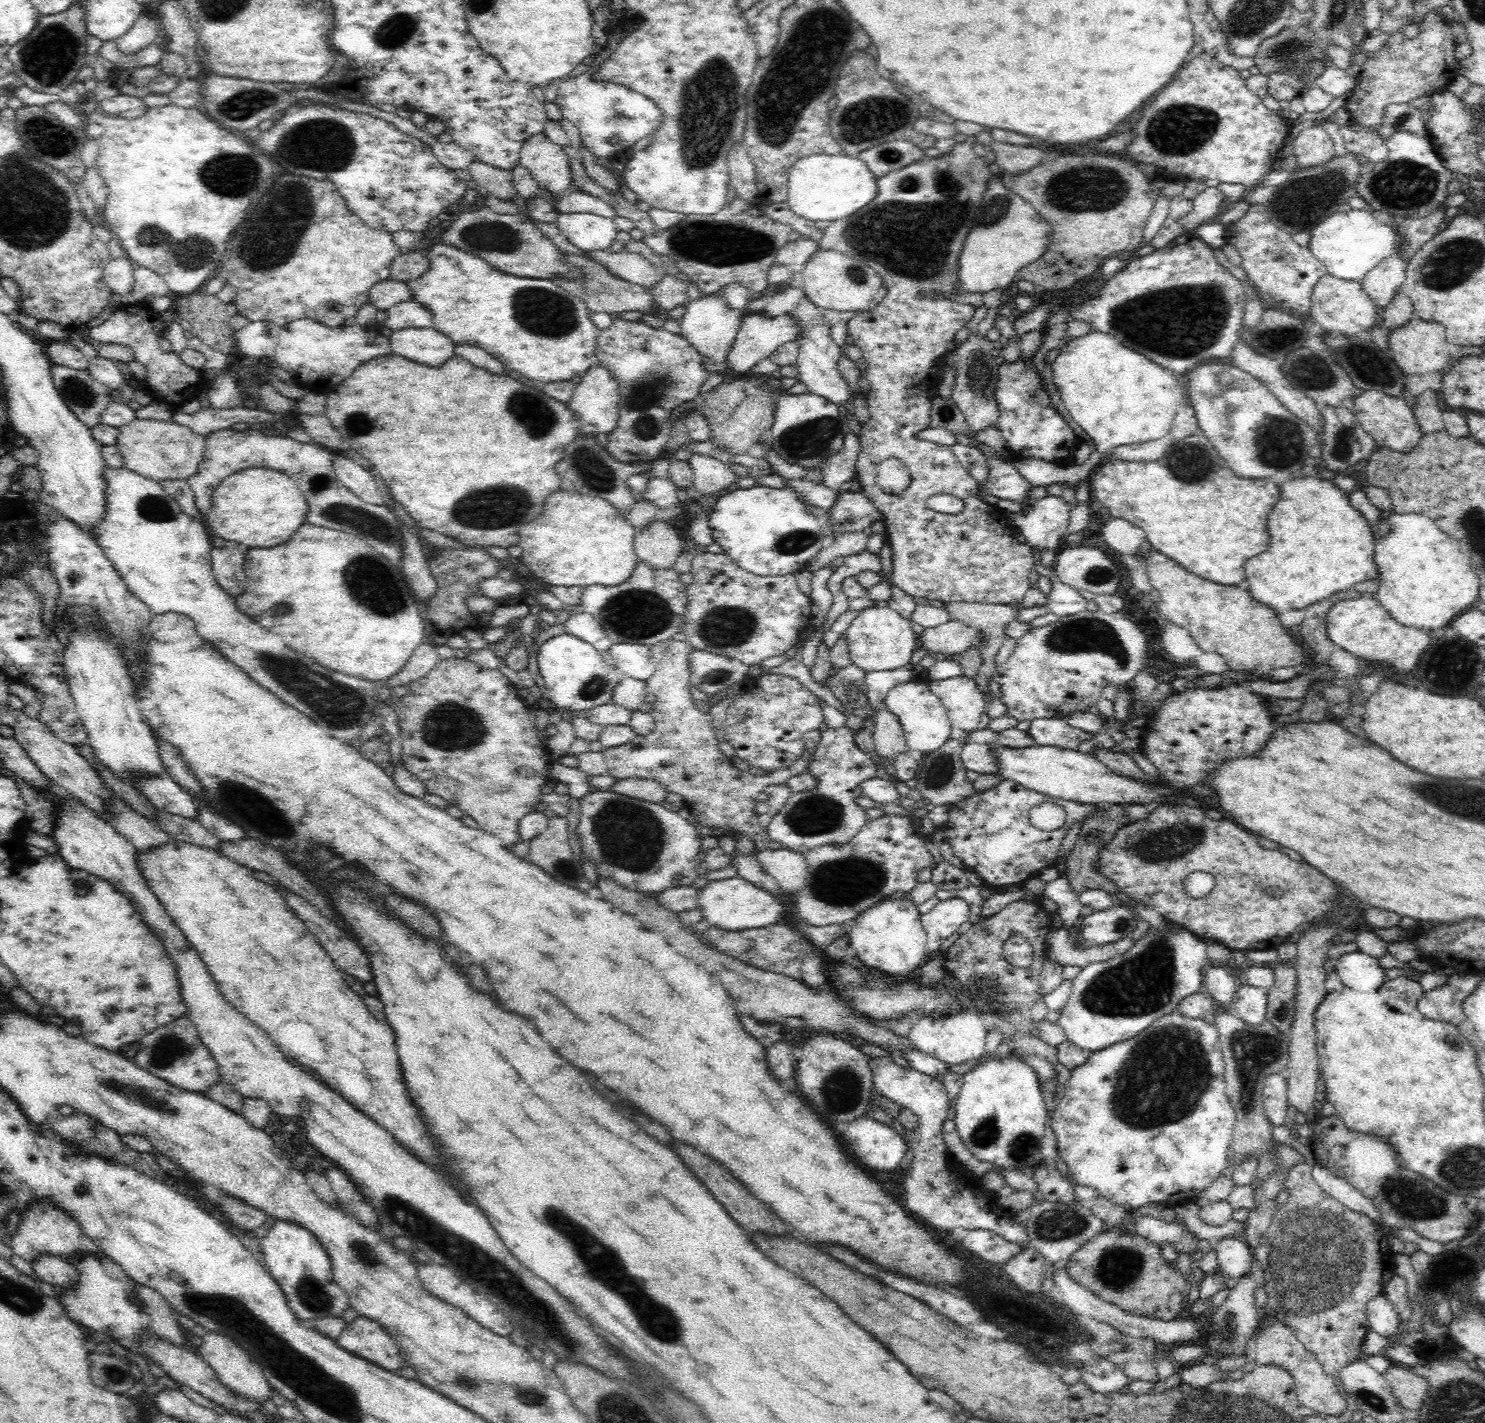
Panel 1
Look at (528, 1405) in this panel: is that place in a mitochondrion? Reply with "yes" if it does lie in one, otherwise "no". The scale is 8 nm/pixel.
yes

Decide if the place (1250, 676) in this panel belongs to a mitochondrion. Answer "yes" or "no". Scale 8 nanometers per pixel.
no

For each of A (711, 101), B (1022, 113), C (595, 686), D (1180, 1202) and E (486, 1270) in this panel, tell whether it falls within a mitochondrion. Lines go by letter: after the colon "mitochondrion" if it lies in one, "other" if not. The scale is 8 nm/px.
A: mitochondrion
B: other
C: mitochondrion
D: other
E: mitochondrion

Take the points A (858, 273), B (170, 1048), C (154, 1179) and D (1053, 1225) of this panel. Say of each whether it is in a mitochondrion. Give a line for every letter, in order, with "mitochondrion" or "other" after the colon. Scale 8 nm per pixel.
A: mitochondrion
B: mitochondrion
C: other
D: mitochondrion

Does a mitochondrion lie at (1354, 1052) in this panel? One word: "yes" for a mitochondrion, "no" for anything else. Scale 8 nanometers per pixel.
no

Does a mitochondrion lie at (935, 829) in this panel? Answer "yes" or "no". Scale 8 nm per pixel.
no

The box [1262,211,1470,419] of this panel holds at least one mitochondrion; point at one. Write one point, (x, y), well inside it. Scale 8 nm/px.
(1392, 379)

